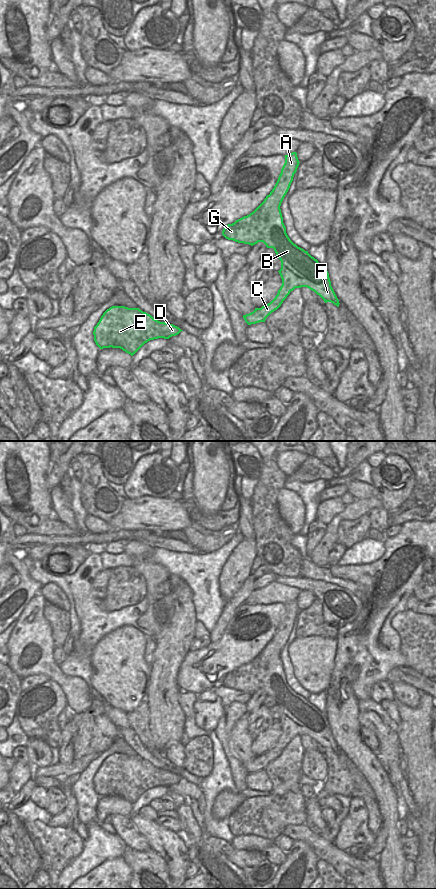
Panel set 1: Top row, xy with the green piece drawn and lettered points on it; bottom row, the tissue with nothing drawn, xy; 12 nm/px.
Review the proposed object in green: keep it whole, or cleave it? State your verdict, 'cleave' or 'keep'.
cleave

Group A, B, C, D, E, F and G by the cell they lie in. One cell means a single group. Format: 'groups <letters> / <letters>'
groups A / B C D E F G

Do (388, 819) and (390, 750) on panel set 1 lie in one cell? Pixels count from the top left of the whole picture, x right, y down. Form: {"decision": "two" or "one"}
{"decision": "two"}

